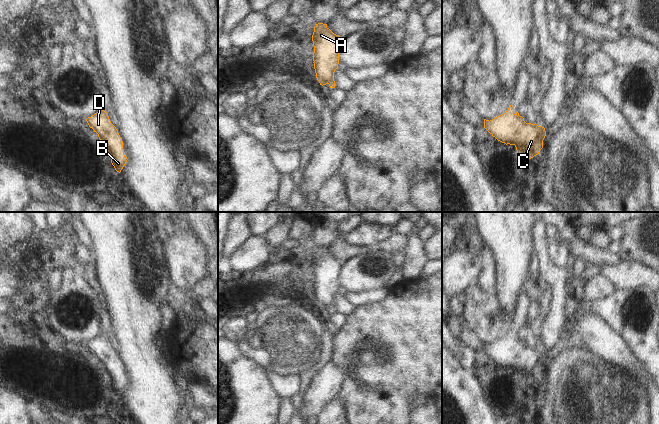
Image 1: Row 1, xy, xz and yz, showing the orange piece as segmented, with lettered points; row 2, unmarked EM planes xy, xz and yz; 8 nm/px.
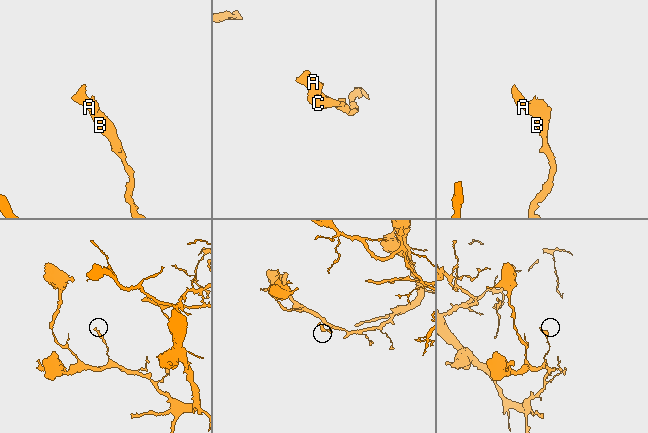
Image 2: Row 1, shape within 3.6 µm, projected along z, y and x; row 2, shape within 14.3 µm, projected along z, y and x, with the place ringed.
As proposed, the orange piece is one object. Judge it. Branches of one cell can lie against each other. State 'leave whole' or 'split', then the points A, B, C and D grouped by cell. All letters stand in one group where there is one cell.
leave whole; groups A B C D

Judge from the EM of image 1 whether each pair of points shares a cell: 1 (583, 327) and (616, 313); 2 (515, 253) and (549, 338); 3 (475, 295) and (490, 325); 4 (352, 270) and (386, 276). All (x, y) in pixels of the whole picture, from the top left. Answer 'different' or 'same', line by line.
1: different
2: different
3: same
4: same

